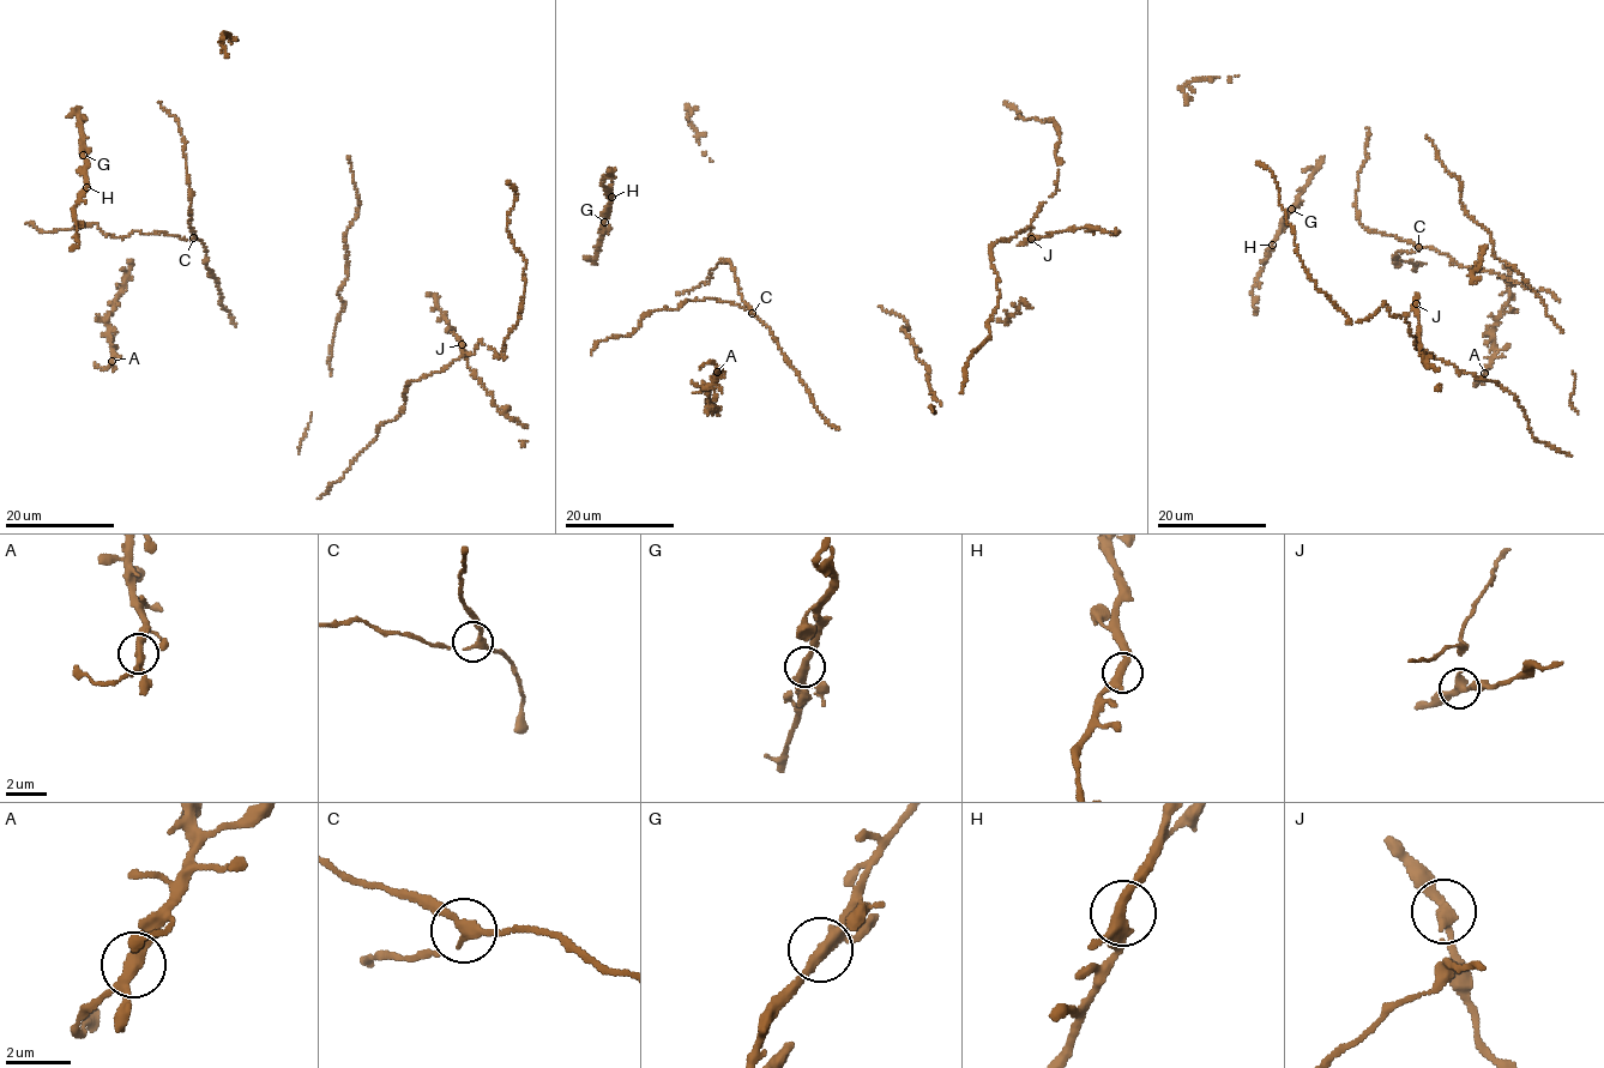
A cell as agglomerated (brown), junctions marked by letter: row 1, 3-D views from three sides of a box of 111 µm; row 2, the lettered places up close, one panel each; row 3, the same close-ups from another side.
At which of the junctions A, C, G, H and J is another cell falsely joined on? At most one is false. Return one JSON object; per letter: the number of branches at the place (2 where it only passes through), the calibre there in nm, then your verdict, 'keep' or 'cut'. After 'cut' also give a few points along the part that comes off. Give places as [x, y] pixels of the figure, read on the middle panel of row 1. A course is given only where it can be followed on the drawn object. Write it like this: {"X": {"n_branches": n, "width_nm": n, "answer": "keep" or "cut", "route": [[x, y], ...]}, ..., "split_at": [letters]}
{"A": {"n_branches": 3, "width_nm": 300, "answer": "keep"}, "C": {"n_branches": 3, "width_nm": 220, "answer": "keep"}, "G": {"n_branches": 3, "width_nm": 300, "answer": "keep"}, "H": {"n_branches": 3, "width_nm": 320, "answer": "keep"}, "J": {"n_branches": 3, "width_nm": 300, "answer": "cut"}, "split_at": ["J"]}

